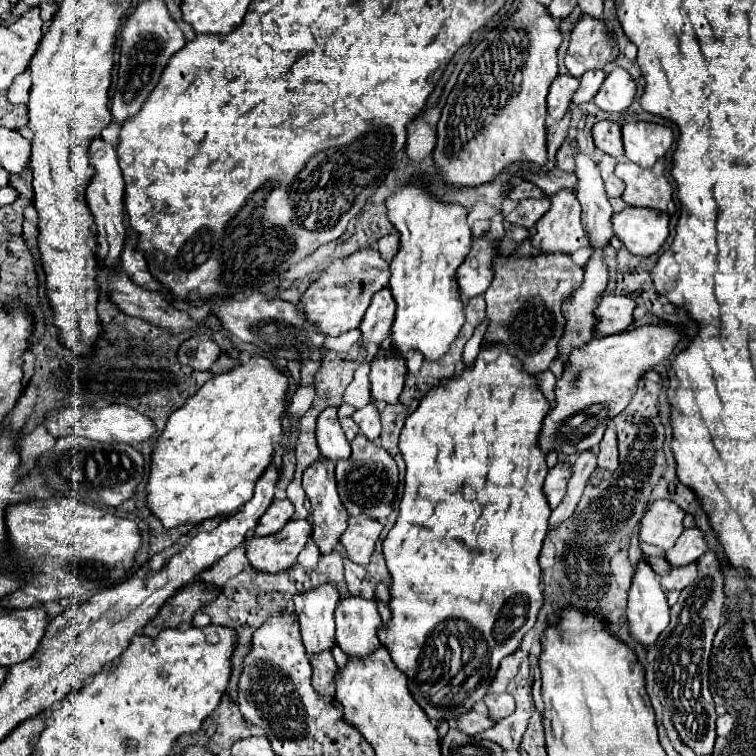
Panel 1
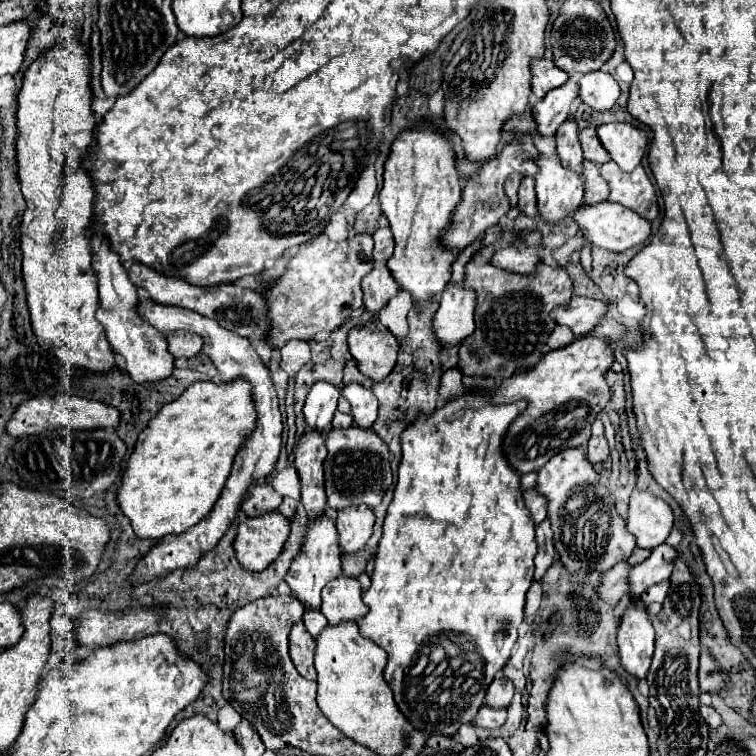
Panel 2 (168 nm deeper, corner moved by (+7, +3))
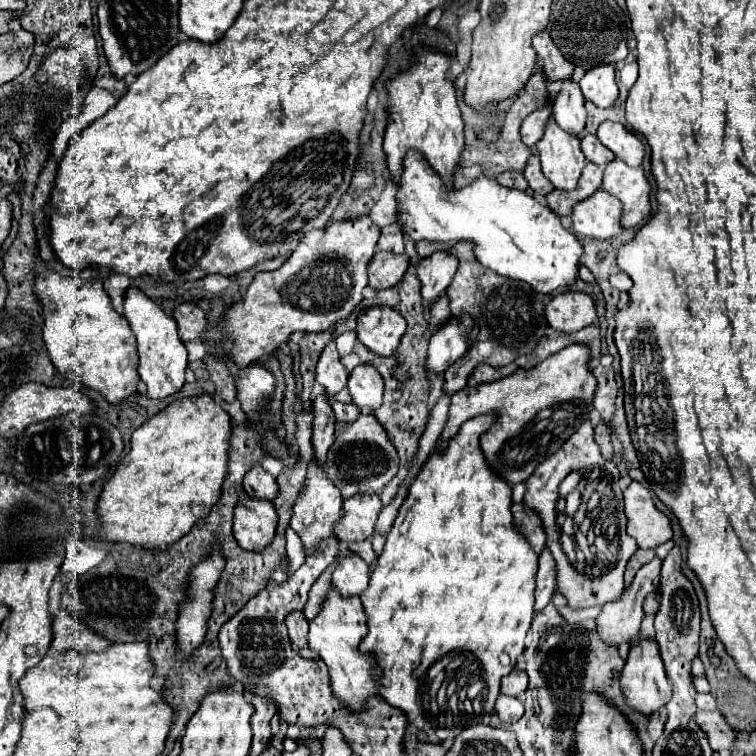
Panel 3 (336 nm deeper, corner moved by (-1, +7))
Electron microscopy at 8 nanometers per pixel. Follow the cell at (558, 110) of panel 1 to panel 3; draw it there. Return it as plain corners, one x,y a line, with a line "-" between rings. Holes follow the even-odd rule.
539,32
533,38
533,50
537,54
537,64
541,64
541,72
545,74
545,78
549,82
571,80
575,66
563,58
563,54
553,44
553,40
547,32

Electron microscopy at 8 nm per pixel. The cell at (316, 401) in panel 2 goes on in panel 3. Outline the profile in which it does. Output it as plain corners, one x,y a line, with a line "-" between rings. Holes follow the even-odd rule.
335,342
327,344
327,350
323,350
319,362
317,362
317,374
315,382
319,382
325,388
325,394
333,398
337,392
341,392
347,386
347,370
339,362
339,354
335,348

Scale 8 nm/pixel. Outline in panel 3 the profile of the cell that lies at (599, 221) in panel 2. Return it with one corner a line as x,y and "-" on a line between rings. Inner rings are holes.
599,190
591,198
575,204
571,218
577,234
595,240
611,240
625,232
623,204
605,190

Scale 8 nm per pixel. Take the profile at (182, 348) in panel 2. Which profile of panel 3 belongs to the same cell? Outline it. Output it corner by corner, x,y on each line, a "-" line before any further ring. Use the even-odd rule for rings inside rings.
185,302
173,310
173,316
175,316
179,336
183,342
191,342
191,340
197,340
203,336
203,330
207,324
207,314
201,308

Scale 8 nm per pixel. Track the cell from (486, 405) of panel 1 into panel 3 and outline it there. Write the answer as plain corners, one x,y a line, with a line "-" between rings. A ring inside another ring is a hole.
493,412
483,414
483,416
475,416
467,422
461,424
459,432
447,442
445,448
435,448
427,462
421,466
417,478
413,480
413,484
409,486
409,494
403,502
403,506
399,508
399,514
387,534
387,542
383,548
383,554
379,556
373,572
371,572
371,580
369,580
369,588
361,594
361,602
367,614
367,636
361,640
359,650
361,652
373,652
379,660
379,666
383,668
383,686
381,686
381,698
385,702
389,702
395,708
401,708
407,714
407,720
411,726
415,726
417,730
425,732
433,742
445,742
445,740
453,740
455,736
459,736
463,730
479,724
485,714
489,714
495,706
495,700
499,696
499,684
501,678
507,676
515,662
517,656
523,652
525,648
525,638
531,626
531,616
533,616
533,602
535,602
535,574
537,574
537,556
529,544
529,540
525,538
523,532
515,530
515,522
513,522
513,514
511,514
511,486
487,466
487,460
483,456
483,450
479,446
479,436
487,432
487,428
491,428
495,424
497,416

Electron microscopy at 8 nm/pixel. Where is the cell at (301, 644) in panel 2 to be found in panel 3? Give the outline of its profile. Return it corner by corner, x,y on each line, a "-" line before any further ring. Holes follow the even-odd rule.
291,612
287,616
287,628
289,628
289,638
291,638
291,644
293,644
293,650
307,658
307,660
317,660
319,656
309,650
307,646
307,632
309,632
309,620
303,616
303,612

